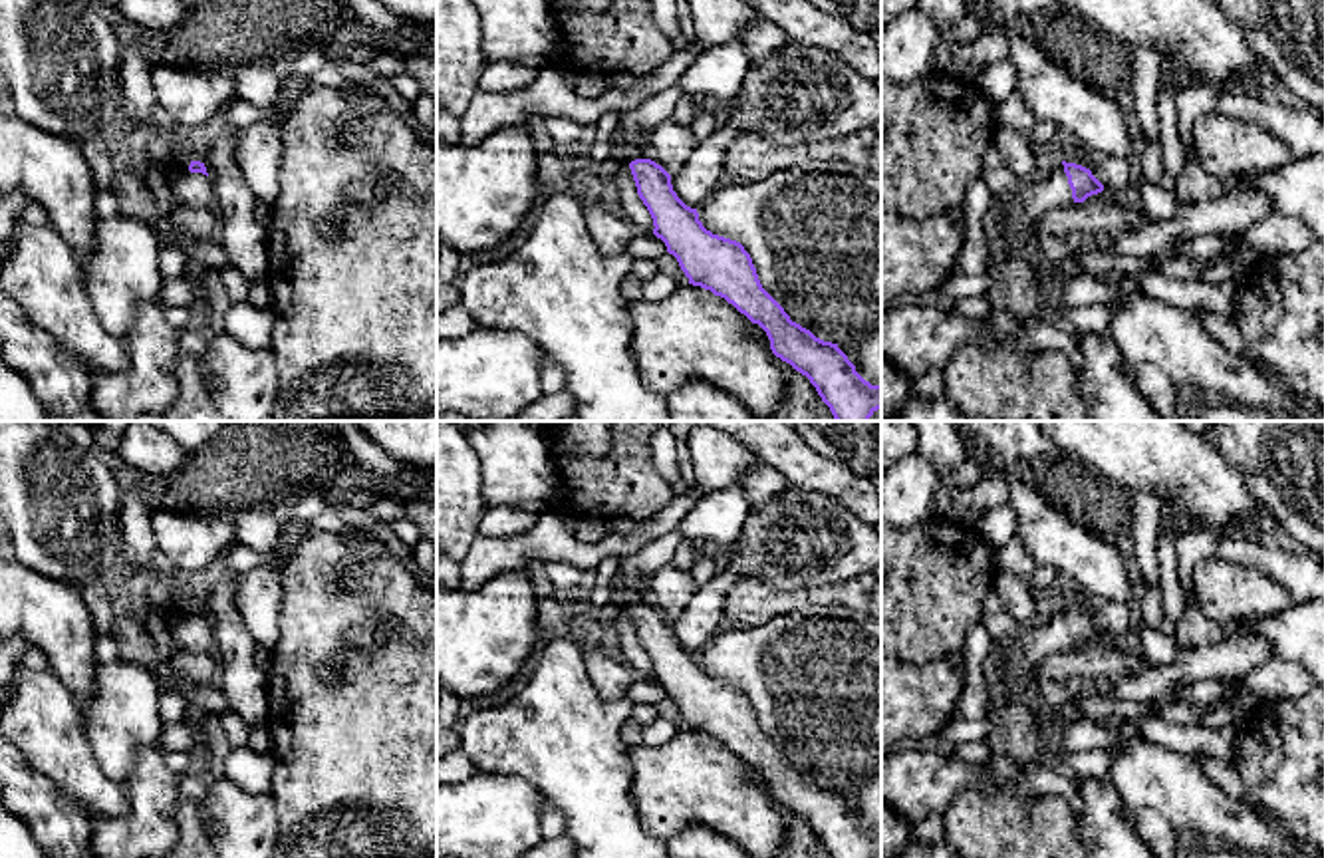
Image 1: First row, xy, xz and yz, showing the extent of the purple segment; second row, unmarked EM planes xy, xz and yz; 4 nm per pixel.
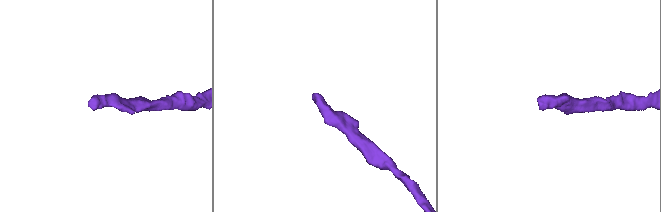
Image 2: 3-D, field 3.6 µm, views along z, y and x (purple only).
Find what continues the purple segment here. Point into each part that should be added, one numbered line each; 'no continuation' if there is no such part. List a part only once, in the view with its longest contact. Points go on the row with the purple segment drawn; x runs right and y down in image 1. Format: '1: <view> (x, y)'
1: yz (1015, 269)

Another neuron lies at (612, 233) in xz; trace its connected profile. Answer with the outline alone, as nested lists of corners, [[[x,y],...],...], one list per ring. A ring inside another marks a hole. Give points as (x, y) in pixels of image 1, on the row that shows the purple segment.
[[[576,195],[582,205],[586,226],[597,248],[607,254],[623,254],[629,242],[639,234],[627,218],[609,207],[603,195]]]

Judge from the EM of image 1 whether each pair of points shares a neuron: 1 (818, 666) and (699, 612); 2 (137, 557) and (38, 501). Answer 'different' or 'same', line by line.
1: different
2: different

